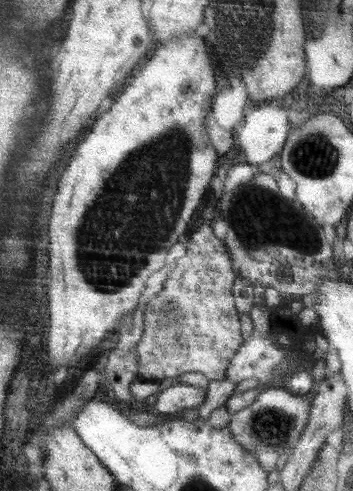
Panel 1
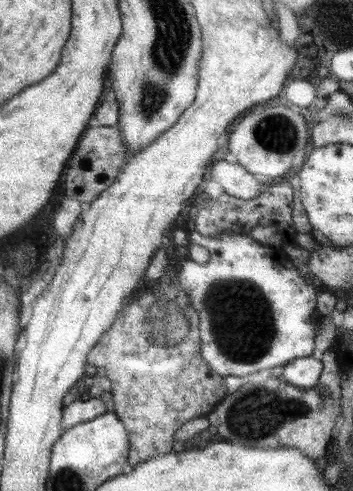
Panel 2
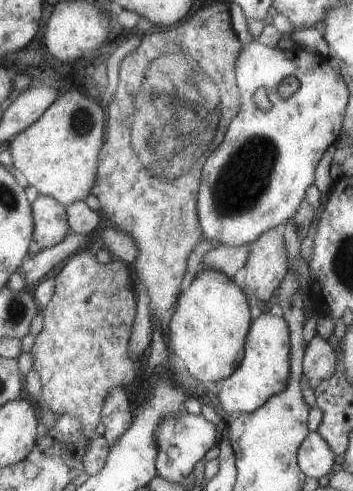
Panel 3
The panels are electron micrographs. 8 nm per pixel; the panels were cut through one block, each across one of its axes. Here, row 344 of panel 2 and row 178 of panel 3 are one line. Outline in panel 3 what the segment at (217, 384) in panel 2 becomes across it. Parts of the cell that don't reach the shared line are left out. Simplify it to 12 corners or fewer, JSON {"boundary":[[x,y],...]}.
{"boundary":[[225,4],[121,64],[91,194],[135,236],[153,322],[203,242],[239,112]]}

